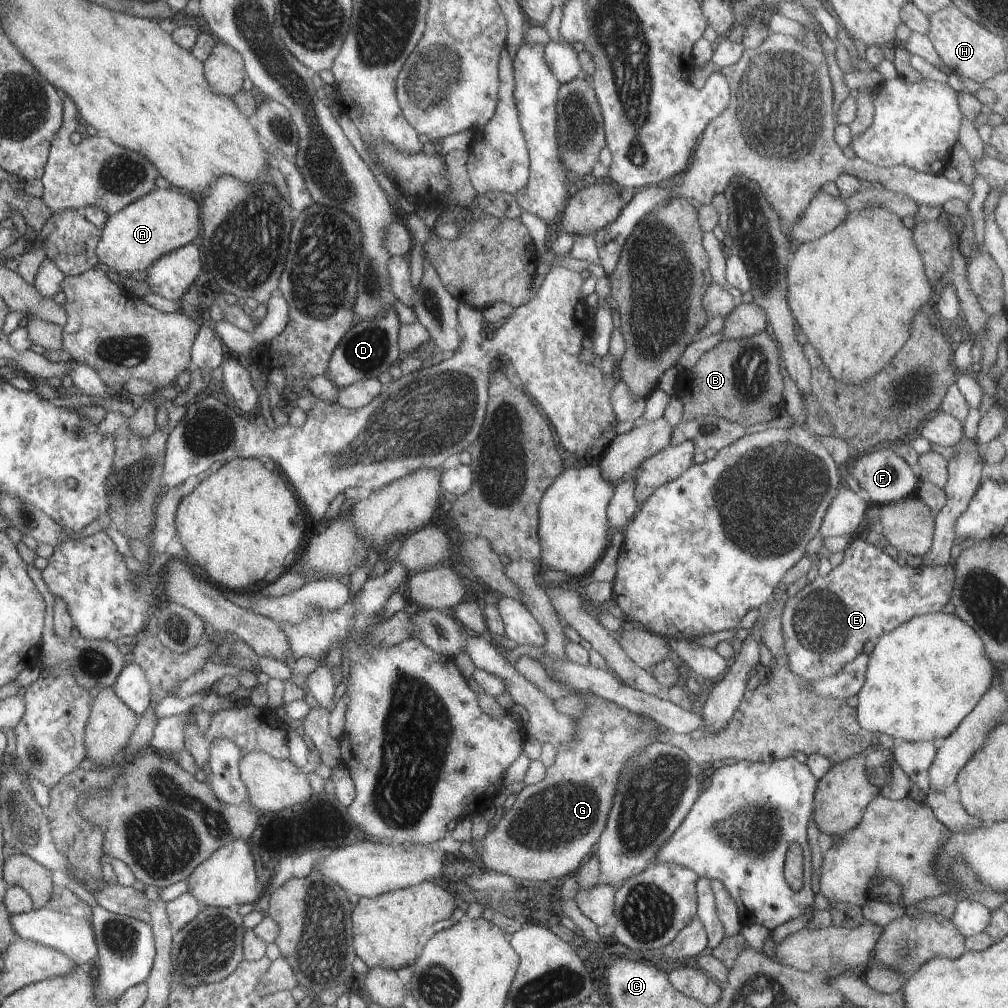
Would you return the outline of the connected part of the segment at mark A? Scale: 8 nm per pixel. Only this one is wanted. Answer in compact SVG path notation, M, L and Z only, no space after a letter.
M172 187L157 189L108 218L96 248L97 259L119 274L140 274L165 255L191 244L200 226L200 208L190 196Z

